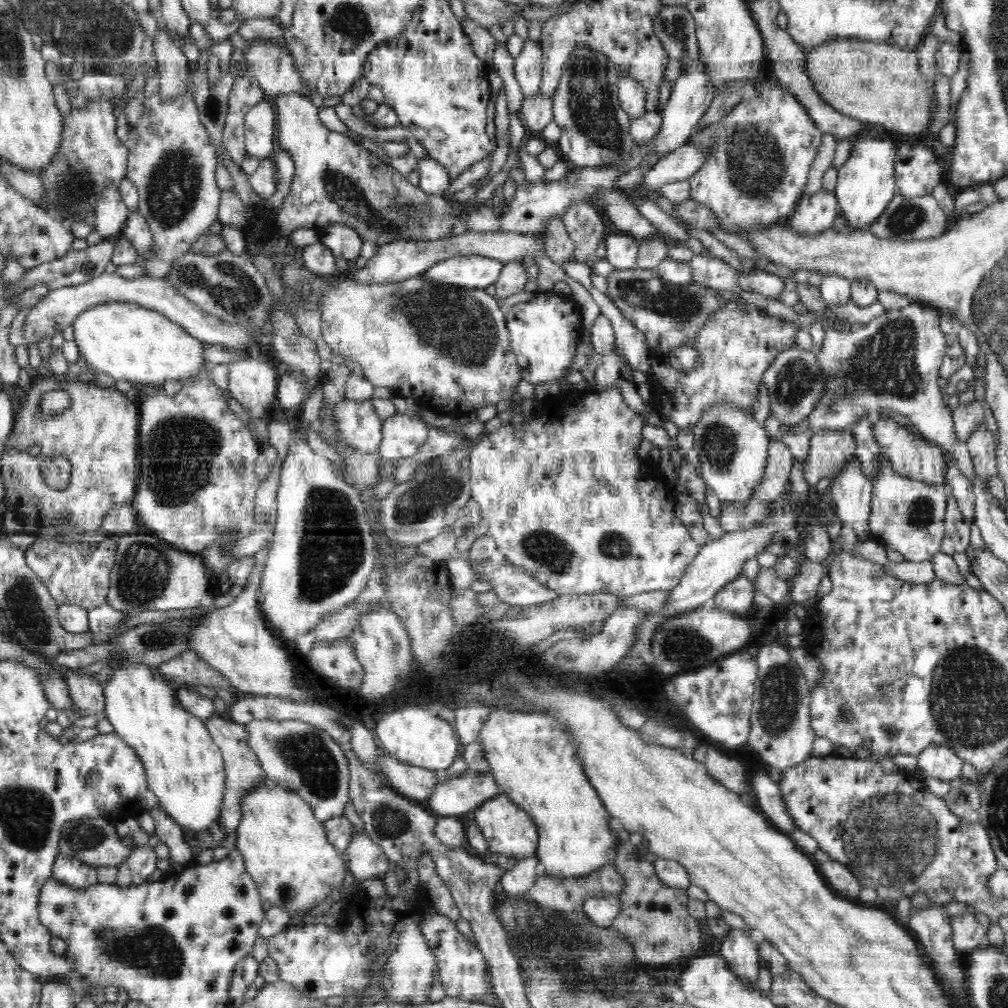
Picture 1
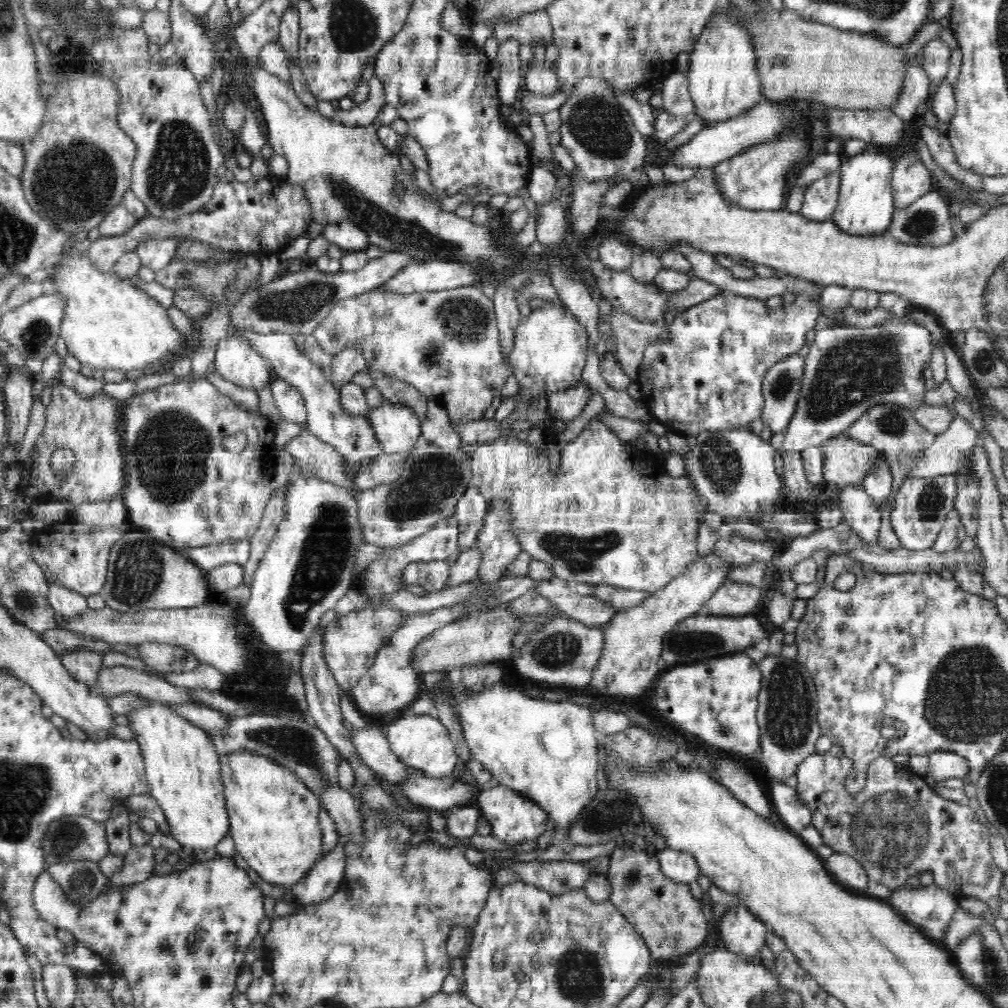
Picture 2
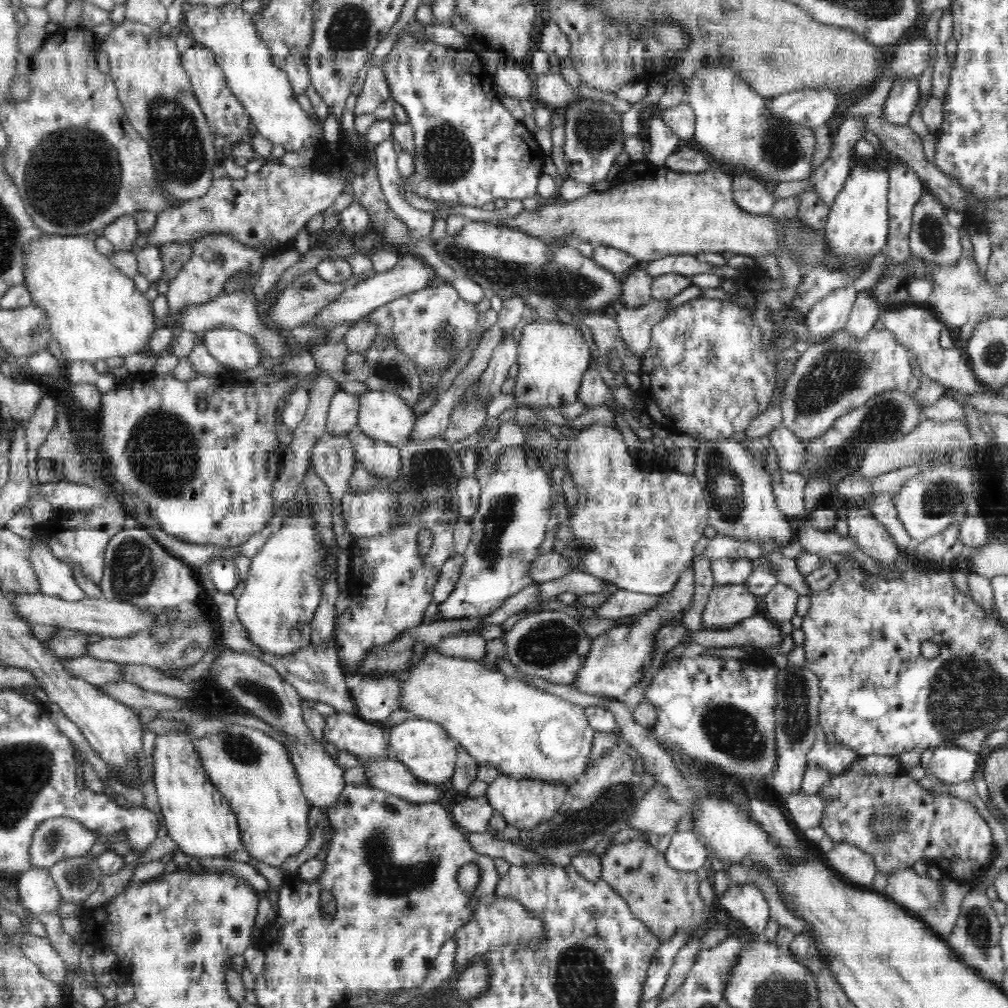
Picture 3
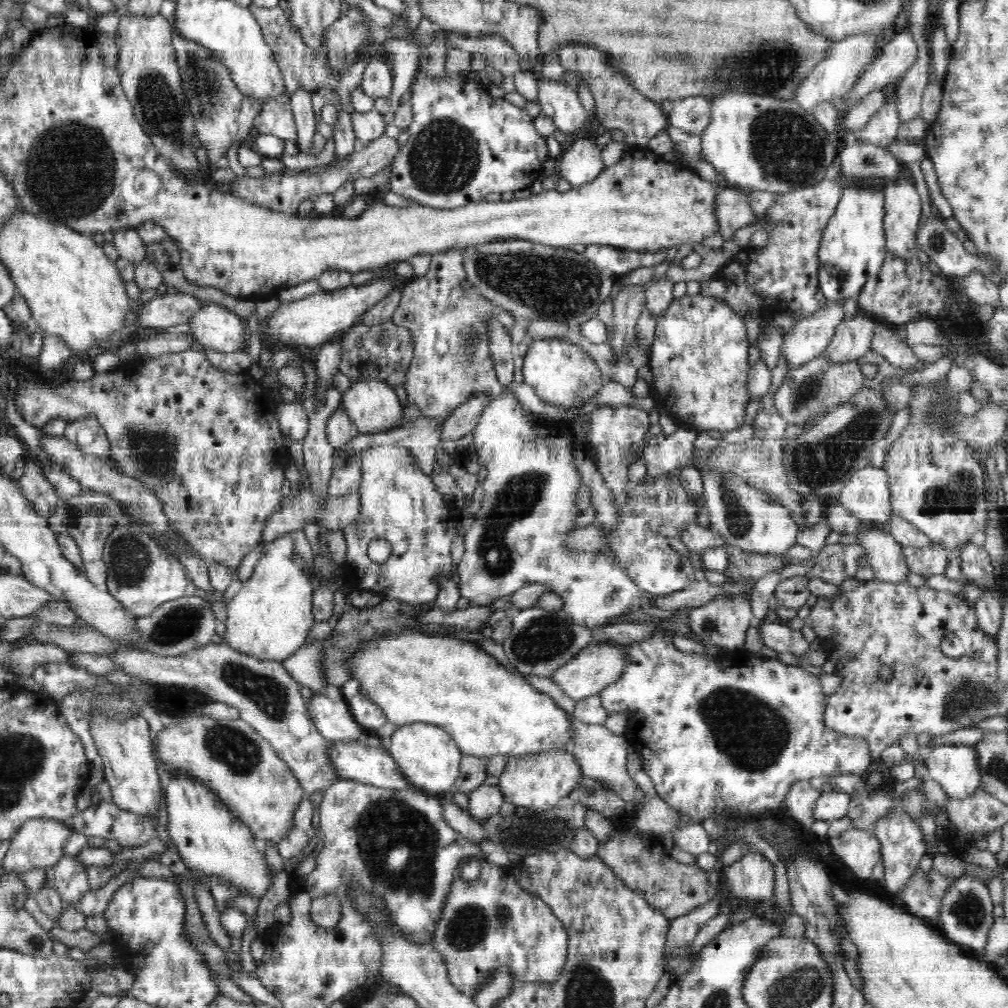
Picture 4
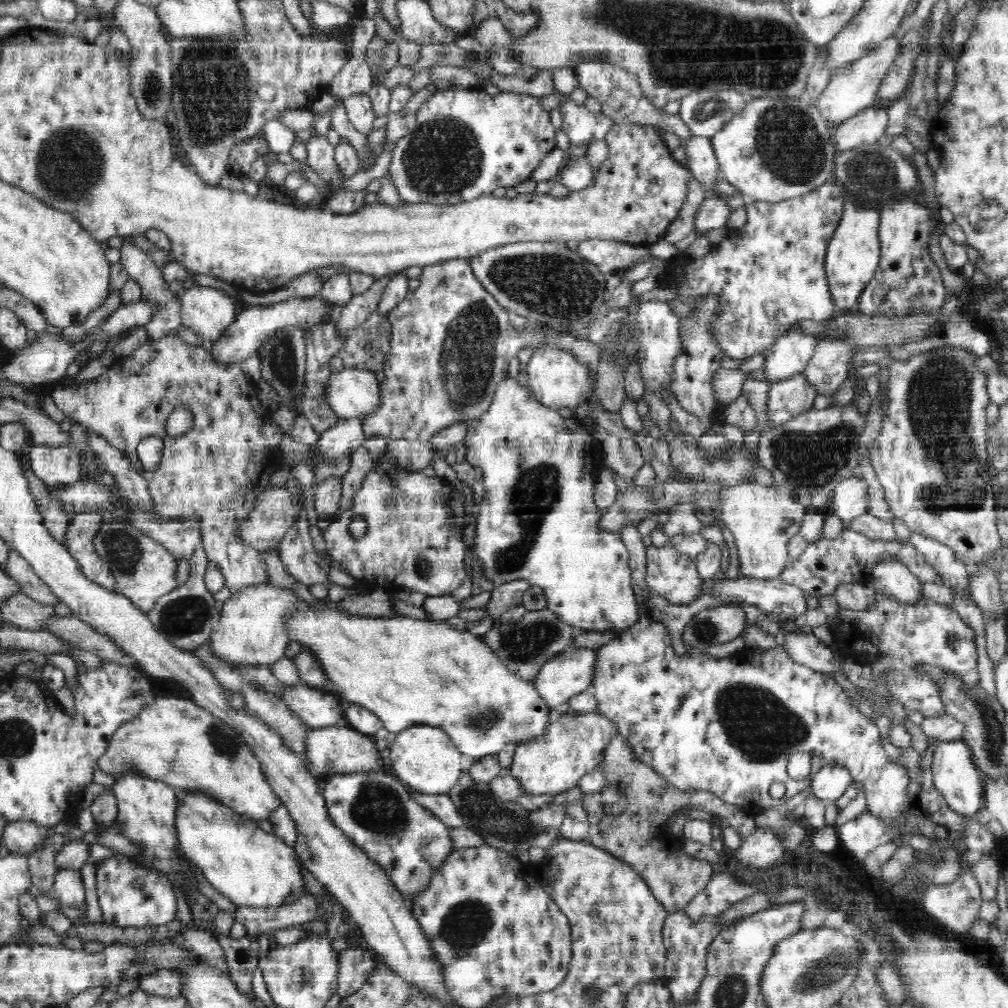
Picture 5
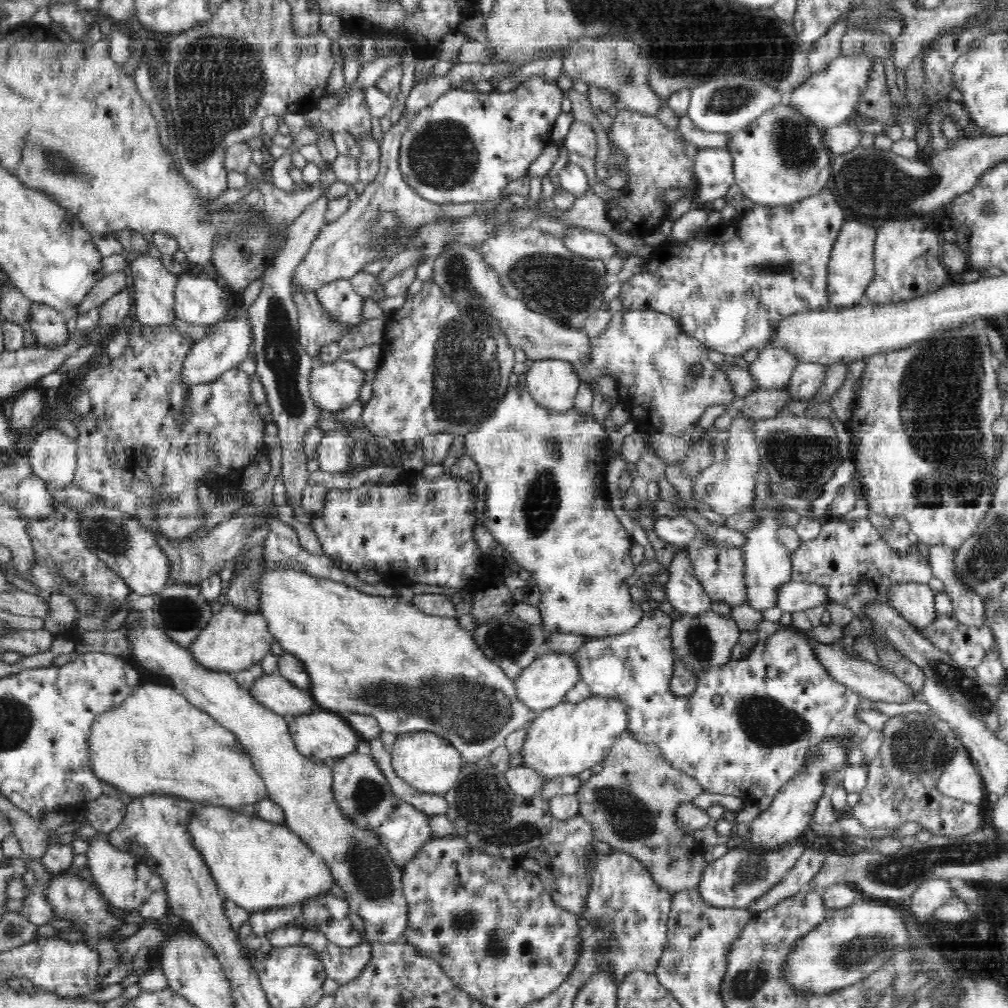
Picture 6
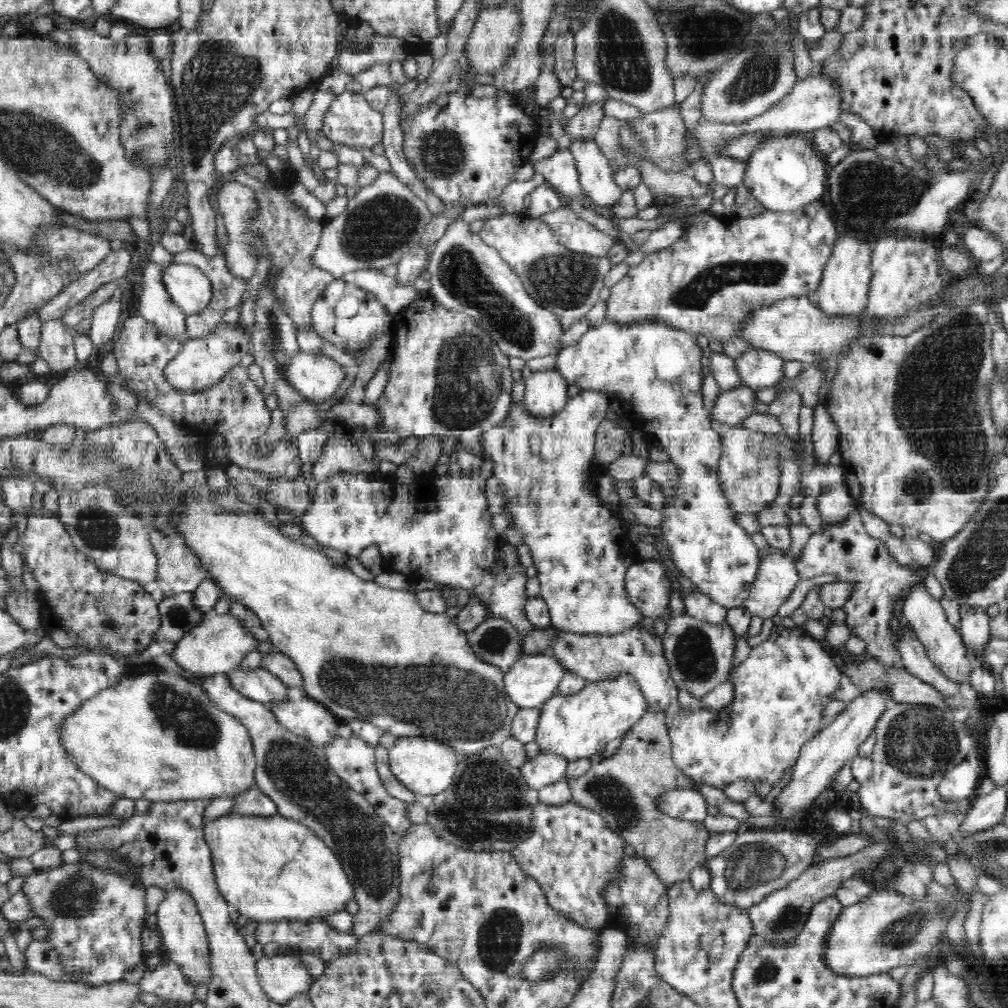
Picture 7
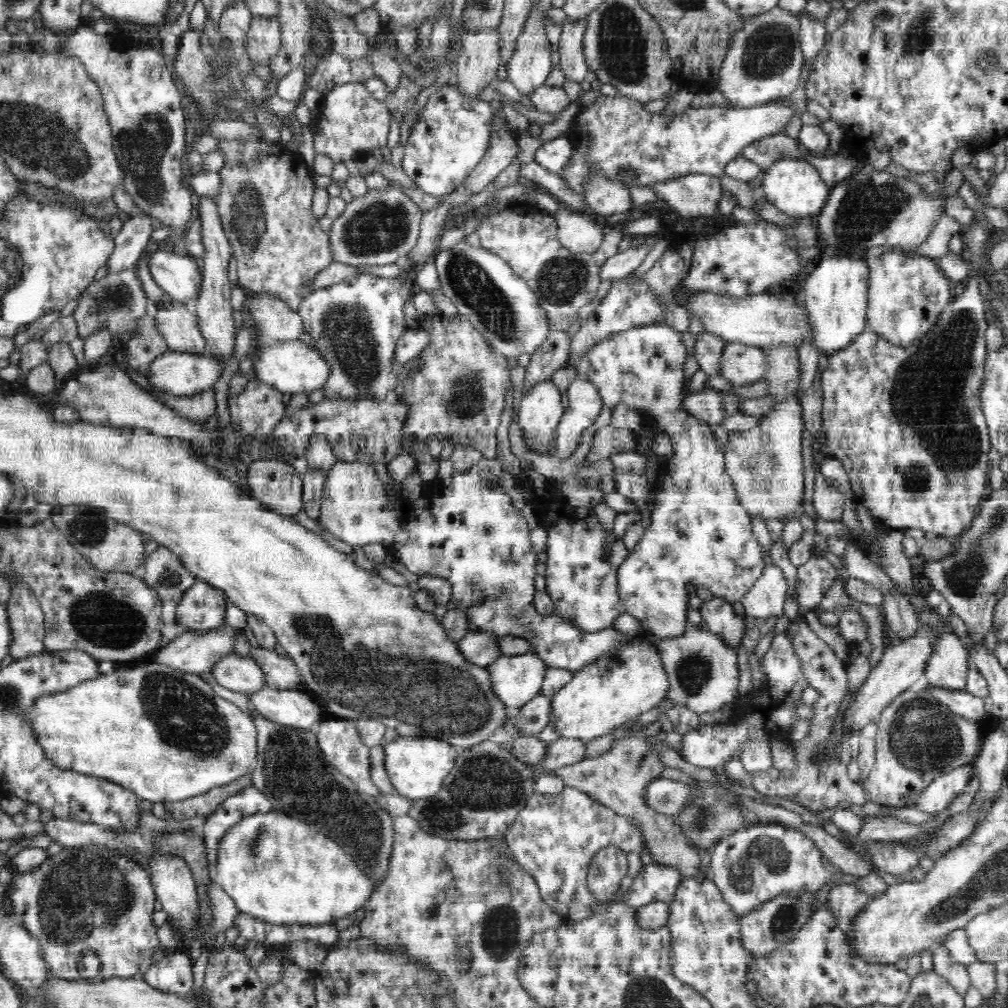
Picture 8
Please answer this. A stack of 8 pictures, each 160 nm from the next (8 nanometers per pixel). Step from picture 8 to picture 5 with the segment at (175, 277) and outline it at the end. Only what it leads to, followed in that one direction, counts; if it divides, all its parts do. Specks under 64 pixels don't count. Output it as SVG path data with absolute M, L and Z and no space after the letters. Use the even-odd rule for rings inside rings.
M213 287L184 289L180 299L182 324L203 340L218 342L236 320L234 300Z

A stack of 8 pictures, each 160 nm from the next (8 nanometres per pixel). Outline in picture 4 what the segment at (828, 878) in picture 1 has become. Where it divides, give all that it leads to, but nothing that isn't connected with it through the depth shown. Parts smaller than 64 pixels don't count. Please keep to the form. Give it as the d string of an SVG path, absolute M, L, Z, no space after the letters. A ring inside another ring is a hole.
M849 827L840 836L828 840L832 852L858 878L871 878L875 864L881 860L881 846L868 829Z

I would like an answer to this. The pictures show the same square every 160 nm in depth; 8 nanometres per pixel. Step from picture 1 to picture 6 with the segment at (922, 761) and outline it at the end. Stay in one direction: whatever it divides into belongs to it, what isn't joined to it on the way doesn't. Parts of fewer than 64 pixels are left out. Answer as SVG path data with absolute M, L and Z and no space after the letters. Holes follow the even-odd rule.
M960 745L943 768L937 789L946 796L979 806L984 798L984 783L969 752Z

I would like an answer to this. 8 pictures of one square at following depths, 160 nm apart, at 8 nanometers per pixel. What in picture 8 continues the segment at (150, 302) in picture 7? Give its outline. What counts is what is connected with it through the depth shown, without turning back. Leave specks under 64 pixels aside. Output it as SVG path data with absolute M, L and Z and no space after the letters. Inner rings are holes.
M178 301L164 303L157 306L154 318L169 350L199 355L207 352L207 342L192 306Z

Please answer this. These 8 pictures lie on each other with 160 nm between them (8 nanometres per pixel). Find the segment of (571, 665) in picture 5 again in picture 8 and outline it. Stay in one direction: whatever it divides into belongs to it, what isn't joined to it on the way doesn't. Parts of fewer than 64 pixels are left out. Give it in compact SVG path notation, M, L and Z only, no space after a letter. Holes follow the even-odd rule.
M536 653L504 655L486 667L491 673L492 689L509 709L518 710L541 694L549 667Z

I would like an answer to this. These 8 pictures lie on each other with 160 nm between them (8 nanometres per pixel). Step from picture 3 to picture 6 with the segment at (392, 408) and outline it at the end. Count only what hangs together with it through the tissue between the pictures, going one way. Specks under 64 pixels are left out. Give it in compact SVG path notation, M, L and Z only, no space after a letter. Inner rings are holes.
M350 361L319 362L310 374L310 394L320 409L335 412L358 399L364 383L364 371Z

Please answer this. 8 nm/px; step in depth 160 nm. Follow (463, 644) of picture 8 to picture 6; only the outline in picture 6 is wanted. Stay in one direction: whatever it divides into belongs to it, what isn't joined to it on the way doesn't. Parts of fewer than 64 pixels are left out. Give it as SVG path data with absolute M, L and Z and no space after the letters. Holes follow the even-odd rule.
M512 612L505 616L492 618L492 620L478 625L477 629L472 632L474 643L482 649L484 655L498 664L504 673L514 680L540 656L552 652L546 643L549 634L550 632L545 630L543 623L532 624L523 621Z

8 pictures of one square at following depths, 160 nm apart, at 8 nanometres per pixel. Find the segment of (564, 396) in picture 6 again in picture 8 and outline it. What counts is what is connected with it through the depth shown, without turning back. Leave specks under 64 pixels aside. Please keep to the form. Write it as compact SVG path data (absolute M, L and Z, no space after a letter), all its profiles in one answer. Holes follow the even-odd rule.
M552 380L535 384L523 395L517 417L530 450L543 454L553 447L554 431L564 414L560 397Z

